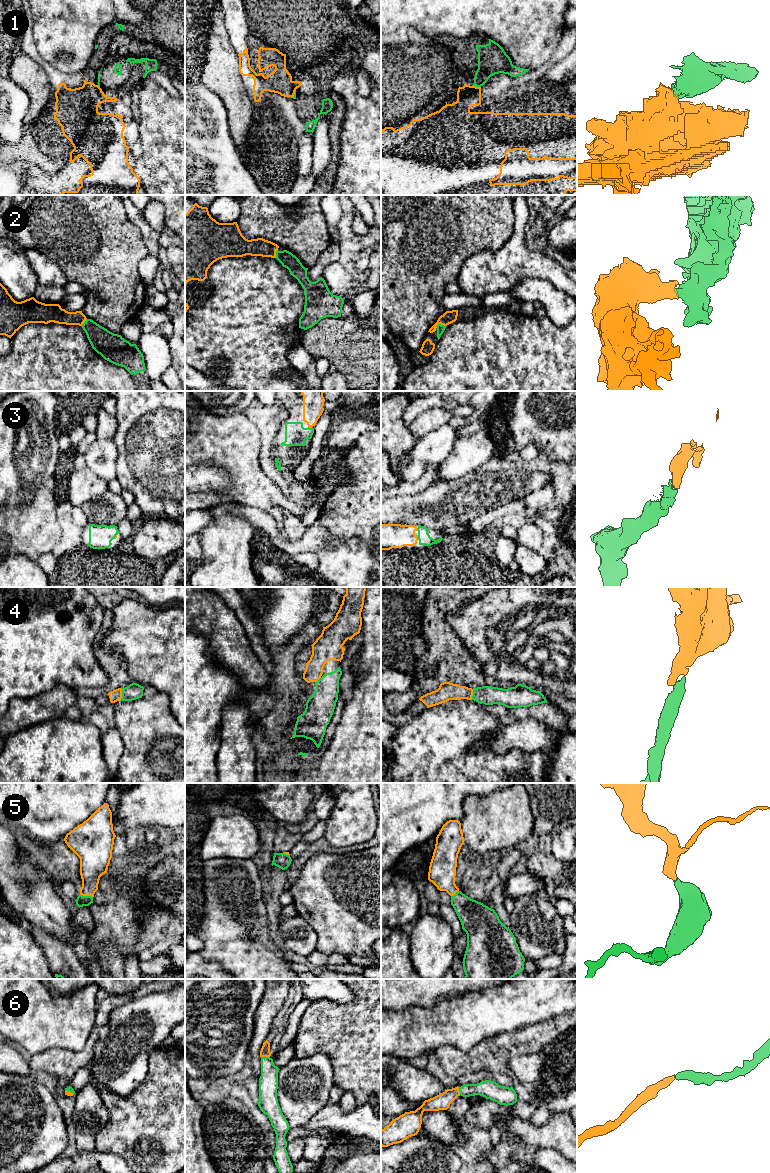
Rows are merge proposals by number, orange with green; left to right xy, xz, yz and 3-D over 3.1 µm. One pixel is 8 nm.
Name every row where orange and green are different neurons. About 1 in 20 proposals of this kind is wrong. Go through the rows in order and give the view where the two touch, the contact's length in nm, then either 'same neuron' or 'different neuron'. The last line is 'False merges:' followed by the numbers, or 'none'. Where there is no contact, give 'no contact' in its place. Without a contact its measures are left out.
1: contact in yz; length 70 nm; different neuron
2: contact in yz; length 80 nm; same neuron
3: contact in xz; length 30 nm; same neuron
4: contact in xy; length 100 nm; same neuron
5: contact in xy; length 110 nm; same neuron
6: contact in xz; length 70 nm; same neuron
False merges: 1

